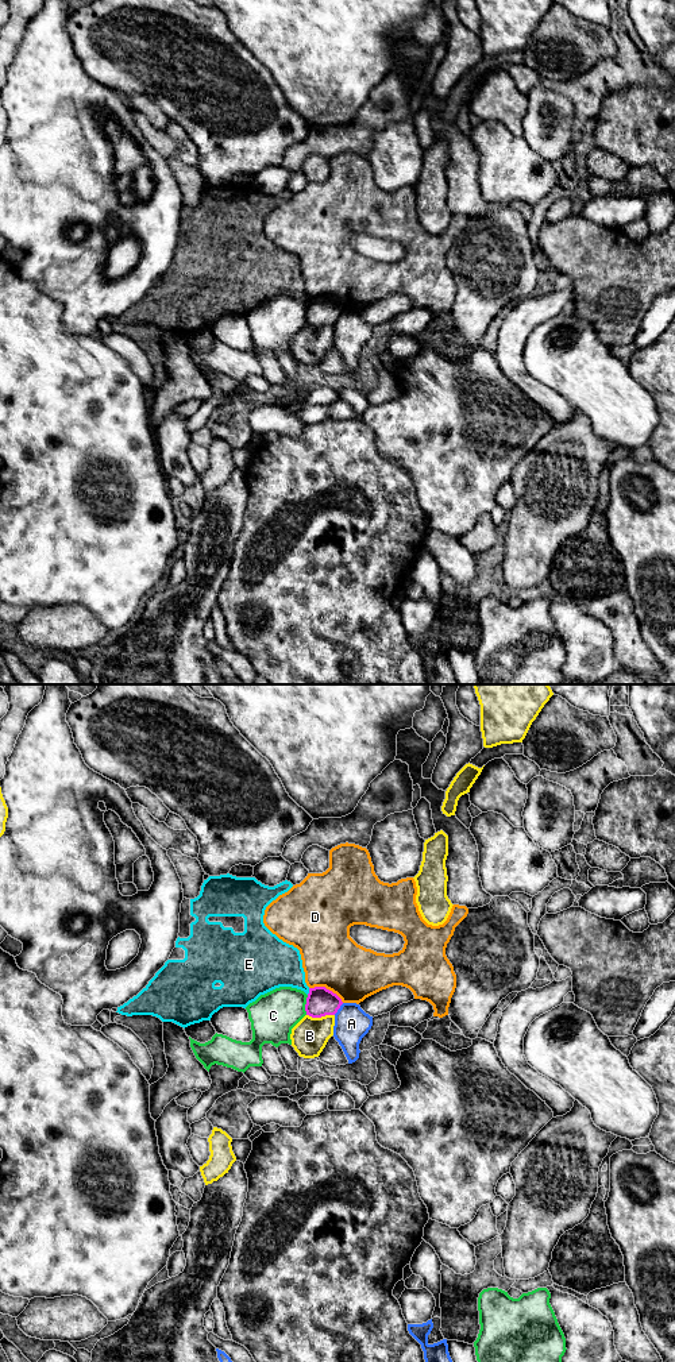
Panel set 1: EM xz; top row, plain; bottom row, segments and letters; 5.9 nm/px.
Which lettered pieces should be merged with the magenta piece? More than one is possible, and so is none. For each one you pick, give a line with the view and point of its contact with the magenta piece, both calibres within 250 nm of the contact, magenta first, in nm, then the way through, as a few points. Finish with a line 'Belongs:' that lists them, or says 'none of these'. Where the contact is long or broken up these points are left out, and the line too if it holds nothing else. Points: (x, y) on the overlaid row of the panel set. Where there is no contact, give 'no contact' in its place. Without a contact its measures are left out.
Belongs: none of these

